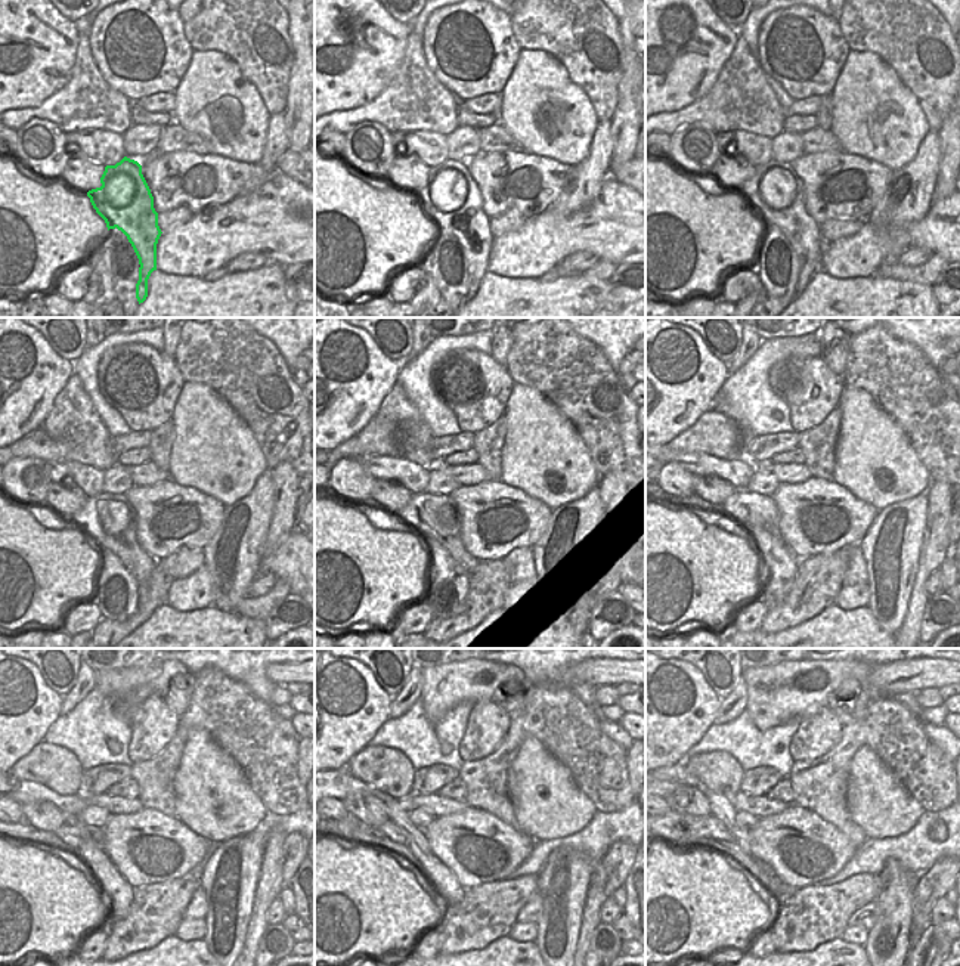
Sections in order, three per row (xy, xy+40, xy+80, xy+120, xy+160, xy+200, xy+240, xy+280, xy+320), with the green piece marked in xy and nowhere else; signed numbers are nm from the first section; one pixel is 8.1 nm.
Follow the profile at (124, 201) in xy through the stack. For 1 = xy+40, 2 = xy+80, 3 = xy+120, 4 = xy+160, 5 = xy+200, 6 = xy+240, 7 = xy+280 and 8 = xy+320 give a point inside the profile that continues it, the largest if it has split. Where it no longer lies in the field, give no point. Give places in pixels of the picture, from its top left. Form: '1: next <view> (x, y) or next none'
1: next xy+40 (452, 200)
2: next xy+80 (776, 192)
3: next xy+120 (107, 519)
4: next xy+160 (434, 514)
5: next xy+200 (758, 510)
6: next xy+240 (67, 833)
7: next xy+280 (389, 827)
8: next xy+320 (678, 830)

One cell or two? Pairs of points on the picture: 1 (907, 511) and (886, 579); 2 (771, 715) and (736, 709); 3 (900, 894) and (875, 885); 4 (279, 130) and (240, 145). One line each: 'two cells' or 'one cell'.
1: one cell
2: two cells
3: two cells
4: two cells

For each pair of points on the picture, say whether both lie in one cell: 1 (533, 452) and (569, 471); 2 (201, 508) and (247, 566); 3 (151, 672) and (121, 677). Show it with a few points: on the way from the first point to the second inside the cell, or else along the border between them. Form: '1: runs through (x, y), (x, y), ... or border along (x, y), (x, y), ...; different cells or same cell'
1: runs through (542, 454), (560, 470); same cell
2: border along (226, 507), (217, 531), (203, 550); different cells
3: runs through (144, 674), (129, 677); same cell

